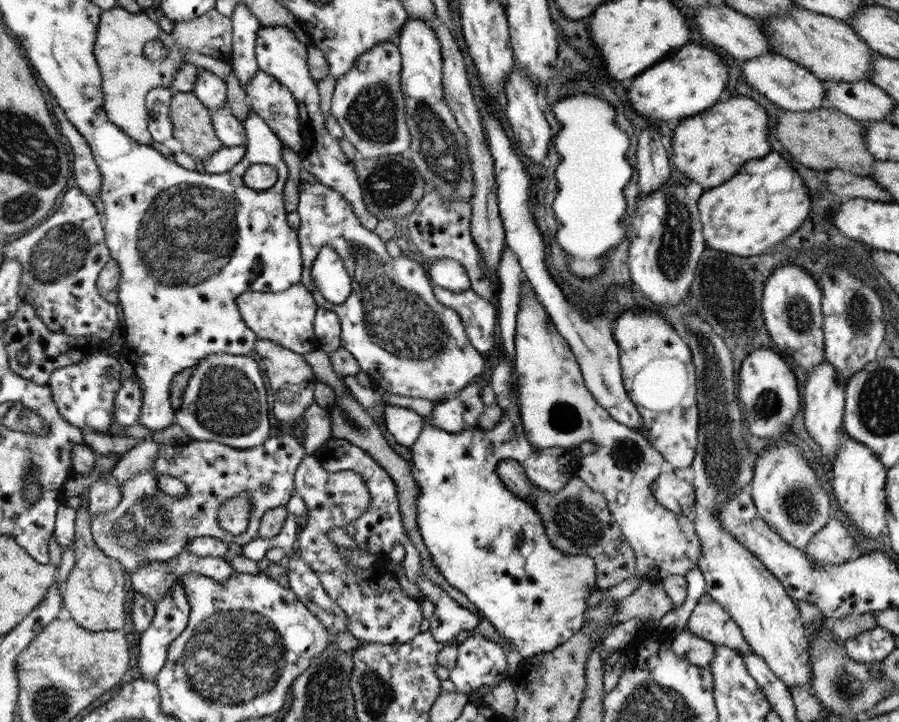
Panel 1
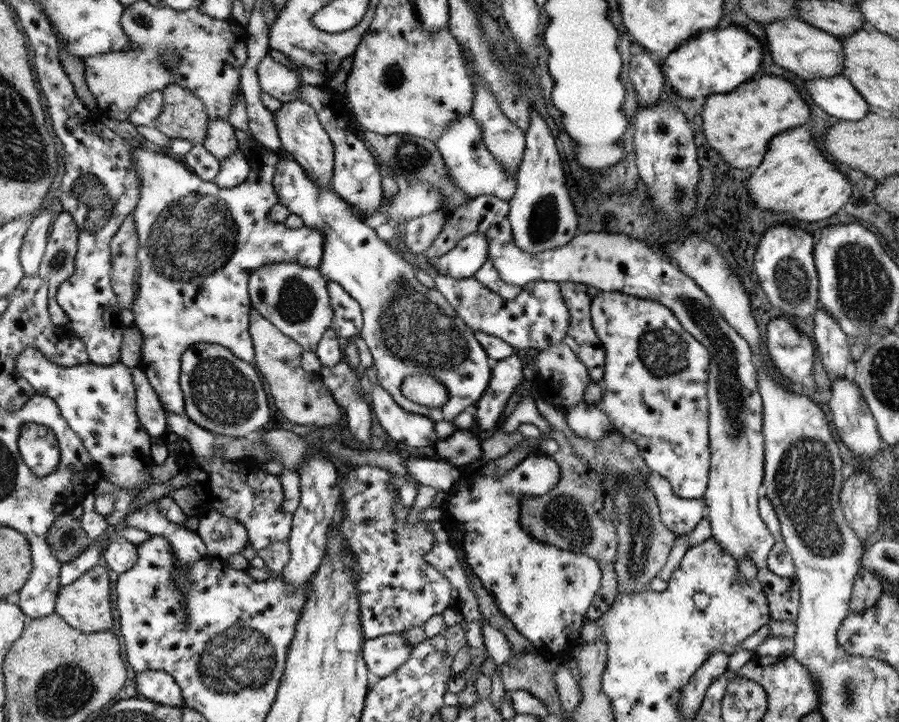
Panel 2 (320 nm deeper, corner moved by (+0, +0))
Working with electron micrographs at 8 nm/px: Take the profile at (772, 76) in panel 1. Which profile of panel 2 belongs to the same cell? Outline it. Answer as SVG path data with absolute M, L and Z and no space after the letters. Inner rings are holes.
M840 75L805 80L808 96L820 109L839 120L860 120L874 112L849 78Z

